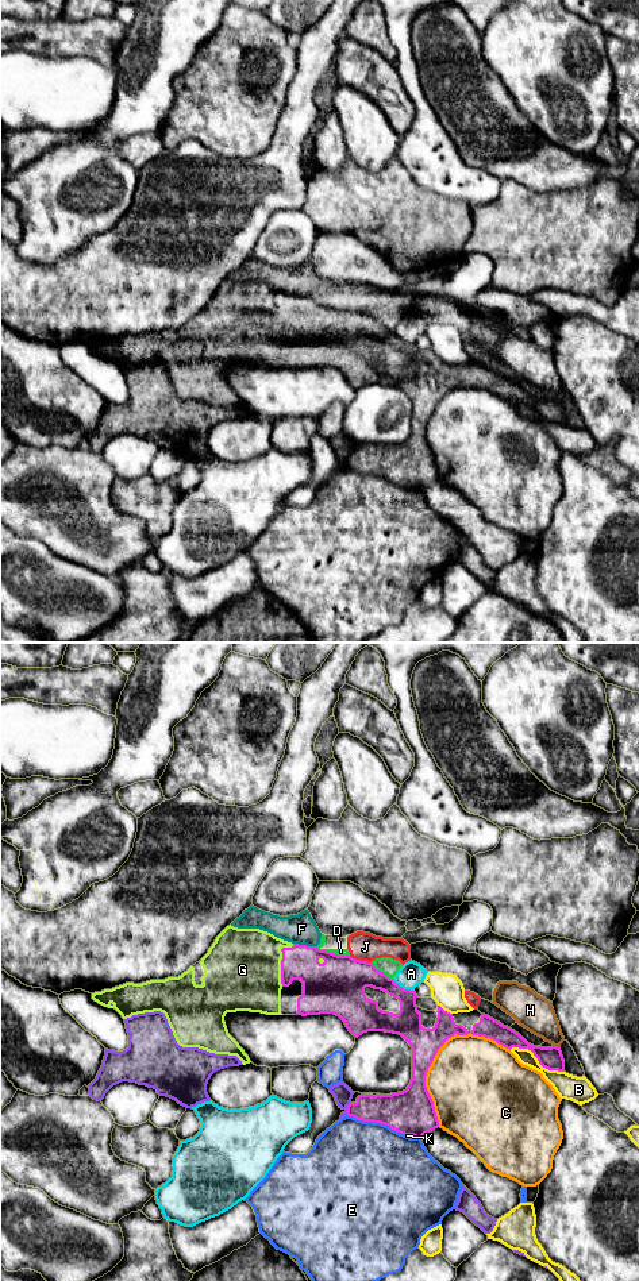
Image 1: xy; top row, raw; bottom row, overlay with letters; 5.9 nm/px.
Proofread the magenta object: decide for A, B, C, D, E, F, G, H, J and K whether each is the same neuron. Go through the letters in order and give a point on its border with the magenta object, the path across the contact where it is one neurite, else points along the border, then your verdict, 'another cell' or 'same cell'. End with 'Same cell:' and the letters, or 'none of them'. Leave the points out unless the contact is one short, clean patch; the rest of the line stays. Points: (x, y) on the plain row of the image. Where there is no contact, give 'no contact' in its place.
A: contact xy (401, 339); another cell
B: contact xy (537, 409); another cell
C: contact xy (426, 425); another cell
D: contact xy (333, 305); another cell
E: contact xy (377, 474); another cell
F: contact xy (304, 297); border xy (293, 294), (315, 298); another cell
G: contact xy (281, 313); same cell
H: contact xy (555, 398); border xy (553, 397), (559, 400); another cell
J: contact xy (360, 312); another cell
K: contact xy (347, 458); another cell
Same cell: G

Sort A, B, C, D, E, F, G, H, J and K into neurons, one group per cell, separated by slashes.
A / B / C / D F J / E / G / H / K

